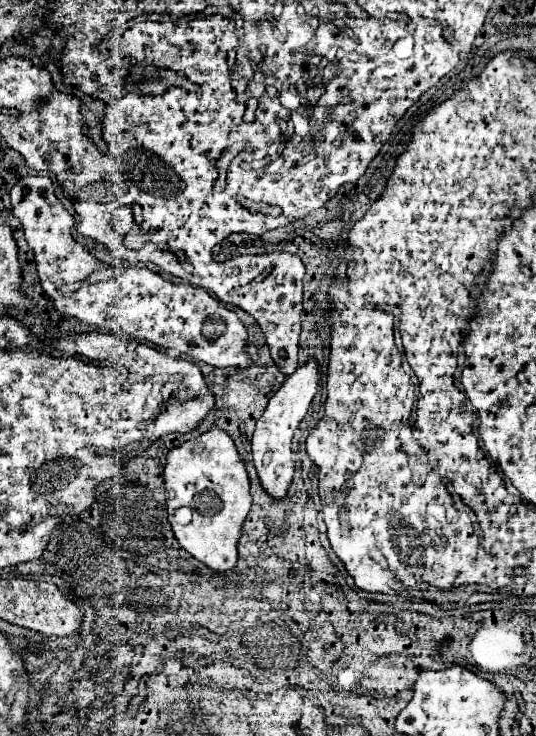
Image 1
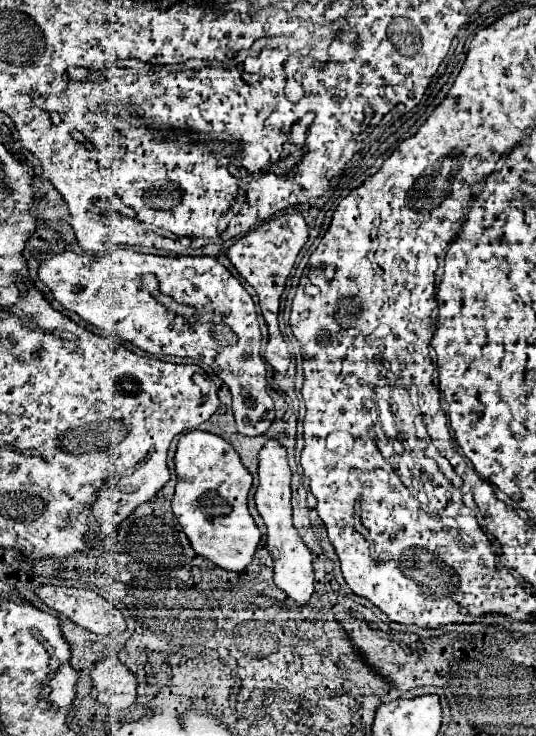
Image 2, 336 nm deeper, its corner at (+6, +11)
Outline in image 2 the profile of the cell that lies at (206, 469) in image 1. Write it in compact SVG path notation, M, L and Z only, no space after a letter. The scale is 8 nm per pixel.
M193 430L193 432L183 434L179 440L177 454L175 454L175 470L177 470L179 480L177 480L177 488L175 488L175 496L173 496L173 512L179 520L179 524L183 526L193 550L197 554L209 558L219 568L235 570L235 572L245 570L255 556L255 550L261 540L261 532L247 510L247 494L251 488L253 476L241 464L239 454L221 436L215 436L211 432Z

